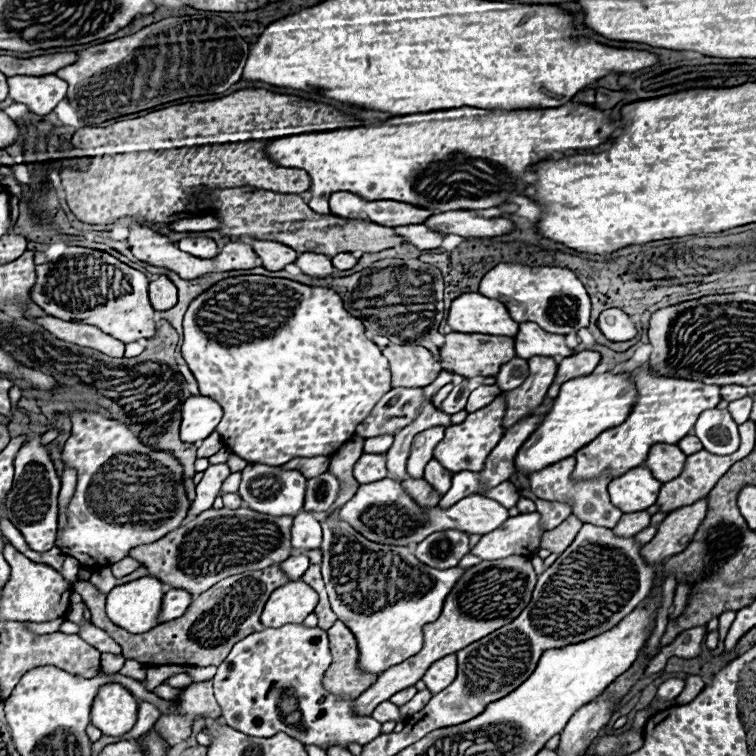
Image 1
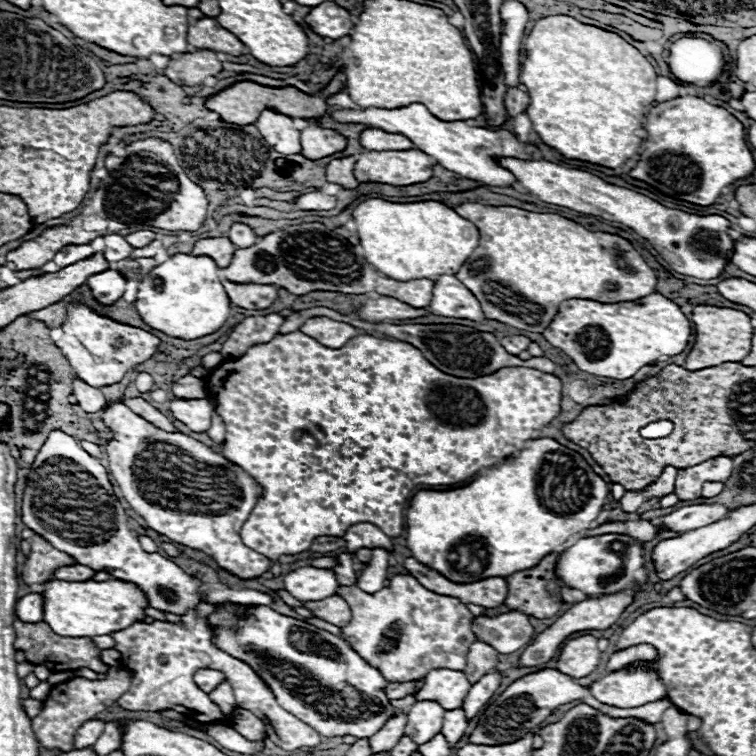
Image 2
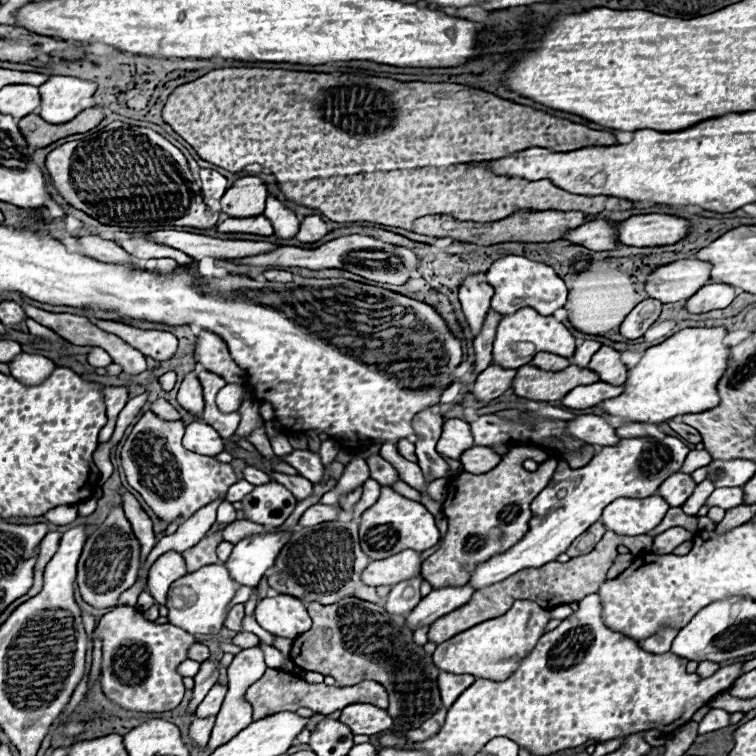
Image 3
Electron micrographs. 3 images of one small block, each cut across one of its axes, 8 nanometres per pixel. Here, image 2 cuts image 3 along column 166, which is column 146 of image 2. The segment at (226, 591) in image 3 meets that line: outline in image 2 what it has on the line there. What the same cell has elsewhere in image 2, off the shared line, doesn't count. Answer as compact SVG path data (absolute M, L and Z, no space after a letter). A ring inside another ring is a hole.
M50 580L44 584L44 622L60 636L94 638L128 628L134 622L144 622L144 608L148 606L146 594L132 582L106 580L106 582L64 582Z

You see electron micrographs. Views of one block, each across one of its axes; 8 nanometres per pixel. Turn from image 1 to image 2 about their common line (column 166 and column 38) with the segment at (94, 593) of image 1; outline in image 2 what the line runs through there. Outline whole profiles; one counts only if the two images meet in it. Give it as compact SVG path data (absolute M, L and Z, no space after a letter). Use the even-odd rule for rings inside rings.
M14 620L14 630L16 630L14 648L22 650L28 662L48 666L52 672L64 672L64 670L76 670L76 668L90 668L100 674L108 672L108 666L100 660L100 648L92 642L92 638L58 636L44 620L40 620L38 624L22 624L22 620Z

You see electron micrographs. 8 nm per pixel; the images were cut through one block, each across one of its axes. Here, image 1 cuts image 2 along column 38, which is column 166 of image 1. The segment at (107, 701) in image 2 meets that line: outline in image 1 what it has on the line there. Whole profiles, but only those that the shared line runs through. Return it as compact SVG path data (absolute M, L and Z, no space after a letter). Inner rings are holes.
M212 680L194 682L182 688L178 698L172 702L178 706L178 710L172 714L162 714L154 724L154 730L160 732L168 746L184 742L190 736L192 726L198 718L204 720L220 718L220 706L212 694Z

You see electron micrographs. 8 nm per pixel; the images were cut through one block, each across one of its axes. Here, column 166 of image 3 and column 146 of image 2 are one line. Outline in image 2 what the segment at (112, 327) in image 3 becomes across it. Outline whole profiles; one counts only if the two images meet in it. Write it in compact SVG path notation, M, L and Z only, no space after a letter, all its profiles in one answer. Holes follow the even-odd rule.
M66 306L66 312L68 318L60 326L64 334L56 340L56 346L64 352L76 374L94 388L118 384L128 370L148 360L160 344L160 340L154 334L134 326L118 324L106 316L92 312L86 306Z

